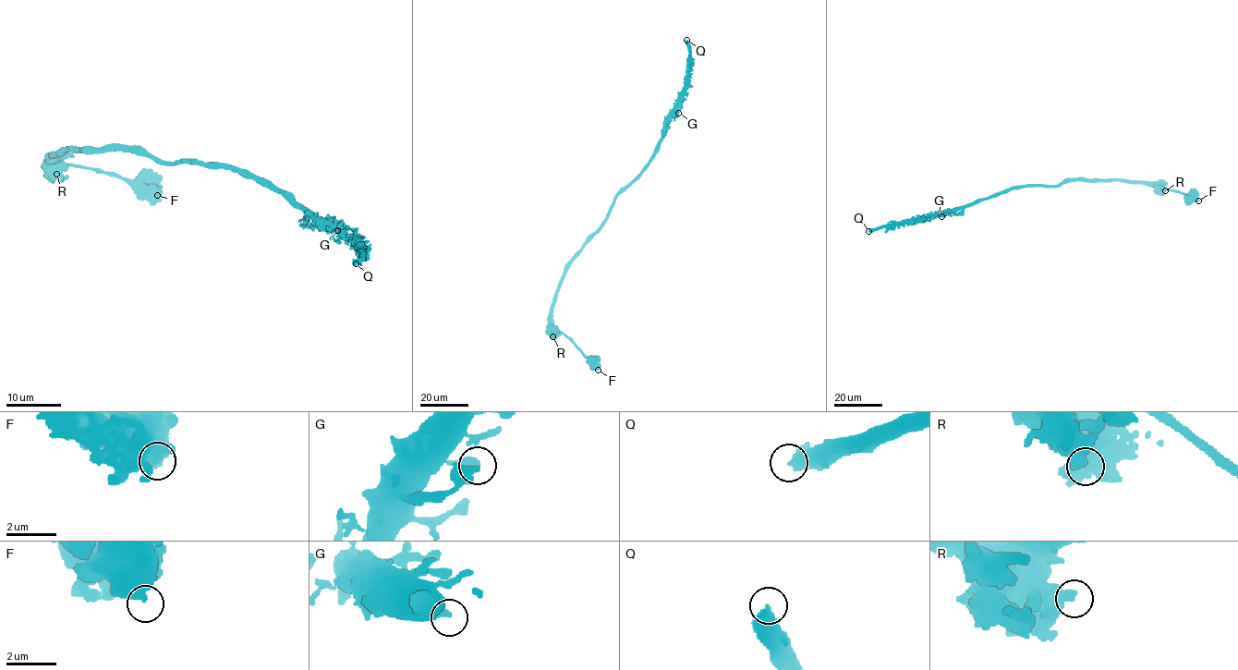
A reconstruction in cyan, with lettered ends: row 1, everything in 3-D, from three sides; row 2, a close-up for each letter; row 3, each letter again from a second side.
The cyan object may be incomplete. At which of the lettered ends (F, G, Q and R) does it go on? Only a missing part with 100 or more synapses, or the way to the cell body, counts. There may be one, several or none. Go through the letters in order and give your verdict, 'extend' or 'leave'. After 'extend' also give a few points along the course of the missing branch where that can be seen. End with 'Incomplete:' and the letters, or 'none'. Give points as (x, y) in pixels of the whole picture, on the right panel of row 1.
F: leave
G: leave
Q: extend
R: leave
Incomplete: Q

